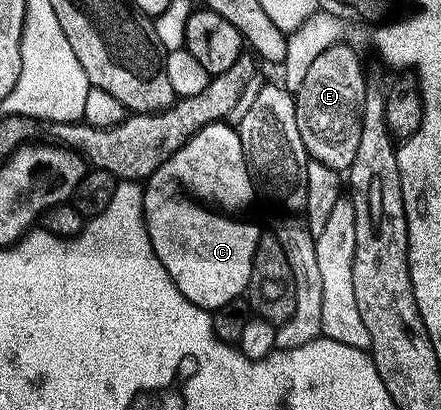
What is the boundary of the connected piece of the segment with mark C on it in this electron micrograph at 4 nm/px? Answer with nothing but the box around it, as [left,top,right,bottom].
[144,134,260,313]

